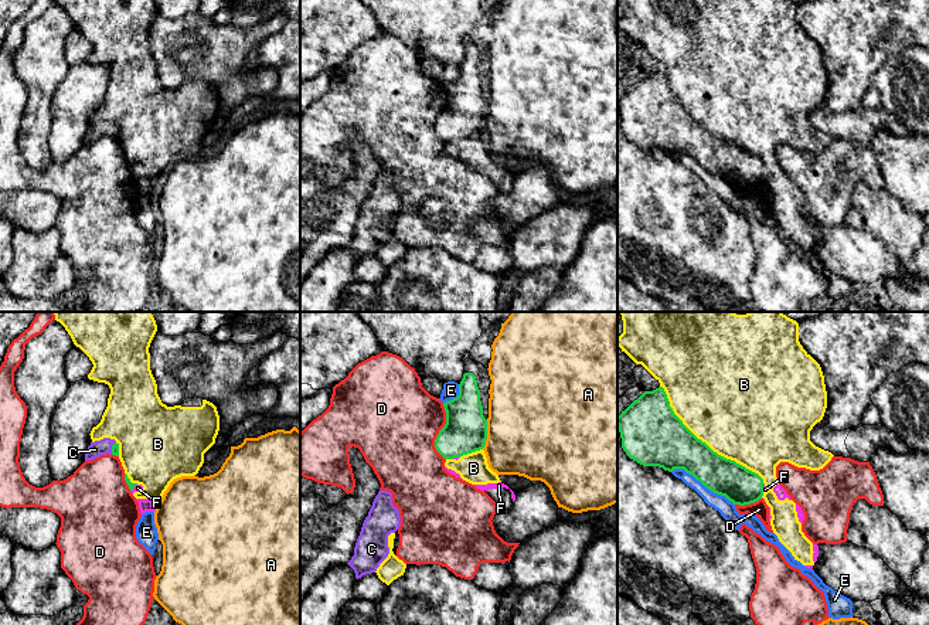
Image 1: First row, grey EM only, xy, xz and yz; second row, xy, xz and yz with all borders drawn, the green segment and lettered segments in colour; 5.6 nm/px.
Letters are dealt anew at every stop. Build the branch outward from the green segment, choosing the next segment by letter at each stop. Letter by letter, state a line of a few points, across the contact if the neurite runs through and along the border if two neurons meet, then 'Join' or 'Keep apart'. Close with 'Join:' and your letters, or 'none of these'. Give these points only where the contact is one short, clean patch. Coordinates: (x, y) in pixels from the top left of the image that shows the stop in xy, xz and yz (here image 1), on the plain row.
A: Line: xz (487, 102), (487, 121), (482, 131). Keep apart
B: Keep apart
C: Line: xy (115, 131), (112, 131), (95, 132). Join
D: Keep apart
E: Keep apart
F: Line: xy (136, 166), (130, 173). Keep apart
Join: C

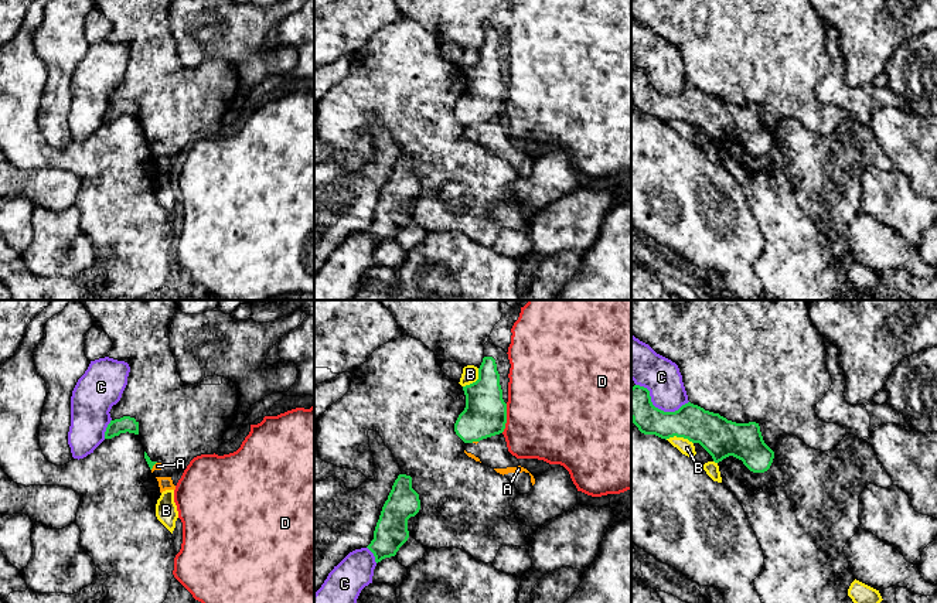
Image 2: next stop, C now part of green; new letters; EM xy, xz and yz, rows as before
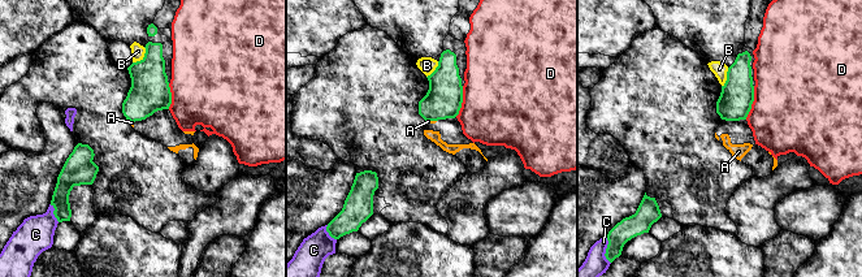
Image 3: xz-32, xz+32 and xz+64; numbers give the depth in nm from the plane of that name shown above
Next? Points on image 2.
A: Line: xy (156, 145), (150, 152). Keep apart
B: Keep apart
C: Keep apart
D: Line: xz (507, 87), (507, 105), (501, 115). Keep apart
Join: none of these

